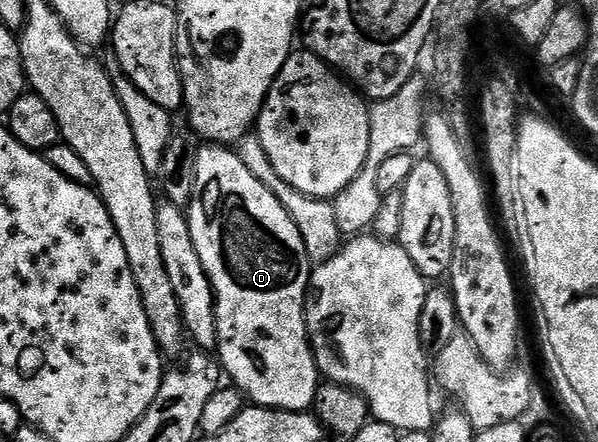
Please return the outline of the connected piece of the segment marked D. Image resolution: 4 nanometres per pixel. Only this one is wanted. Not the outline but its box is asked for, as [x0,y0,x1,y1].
[186,143,321,413]

